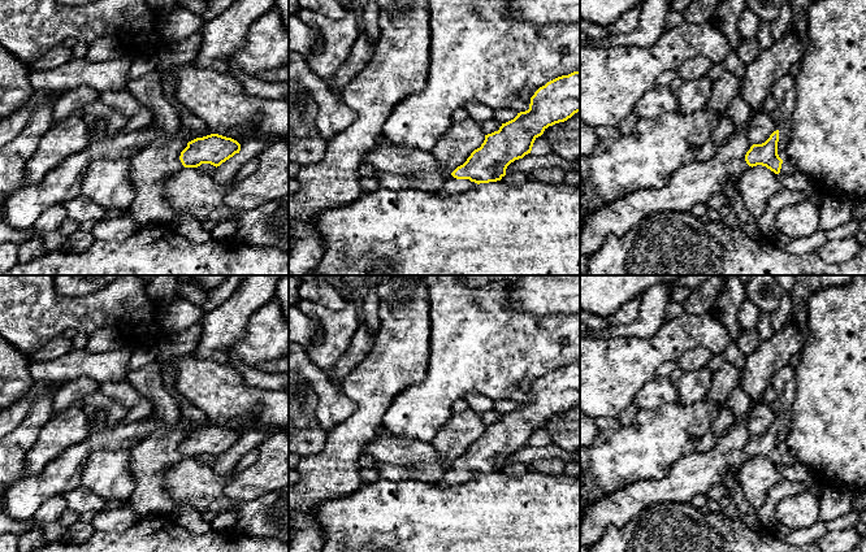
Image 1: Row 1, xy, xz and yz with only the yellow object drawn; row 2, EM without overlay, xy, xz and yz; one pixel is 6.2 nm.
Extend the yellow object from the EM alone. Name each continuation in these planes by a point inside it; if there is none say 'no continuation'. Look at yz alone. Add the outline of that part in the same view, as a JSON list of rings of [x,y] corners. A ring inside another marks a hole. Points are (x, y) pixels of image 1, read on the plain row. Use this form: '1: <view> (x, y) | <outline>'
1: yz (784, 414) | [[[781,408],[781,410],[776,414],[775,422],[776,421],[779,422],[778,445],[780,449],[783,449],[783,444],[791,431],[791,412],[789,412],[789,409]]]

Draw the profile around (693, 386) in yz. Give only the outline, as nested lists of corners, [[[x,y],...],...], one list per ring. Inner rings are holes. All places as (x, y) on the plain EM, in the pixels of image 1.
[[[709,368],[684,373],[676,383],[679,403],[689,405],[705,400],[711,382],[713,371]]]

